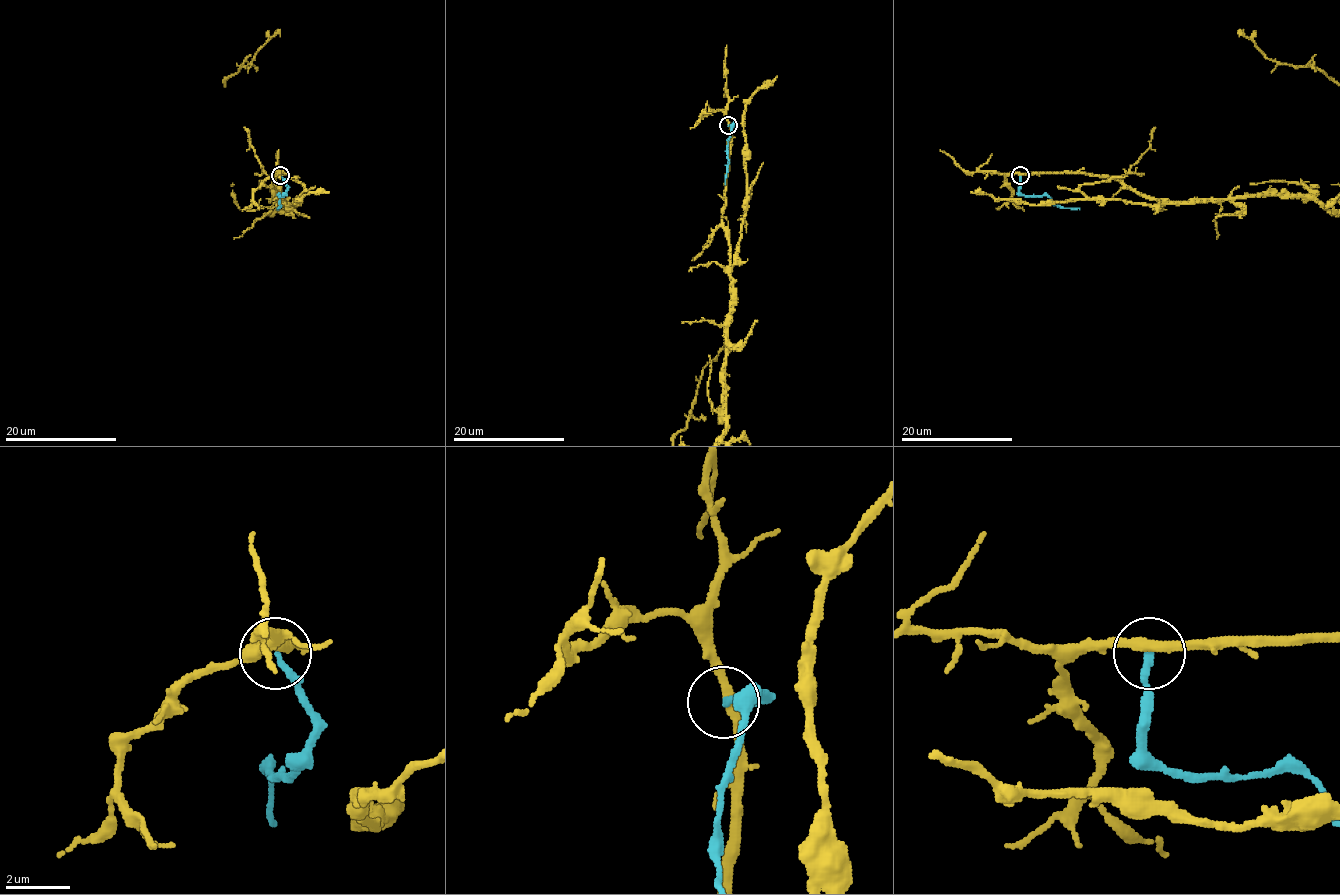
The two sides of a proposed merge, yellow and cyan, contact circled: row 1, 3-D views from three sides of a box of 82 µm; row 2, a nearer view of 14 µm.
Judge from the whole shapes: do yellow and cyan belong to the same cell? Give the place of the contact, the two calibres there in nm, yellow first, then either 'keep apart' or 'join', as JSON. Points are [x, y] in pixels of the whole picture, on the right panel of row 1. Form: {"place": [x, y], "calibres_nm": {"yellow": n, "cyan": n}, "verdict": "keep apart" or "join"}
{"place": [1020, 175], "calibres_nm": {"yellow": 320, "cyan": 200}, "verdict": "keep apart"}

